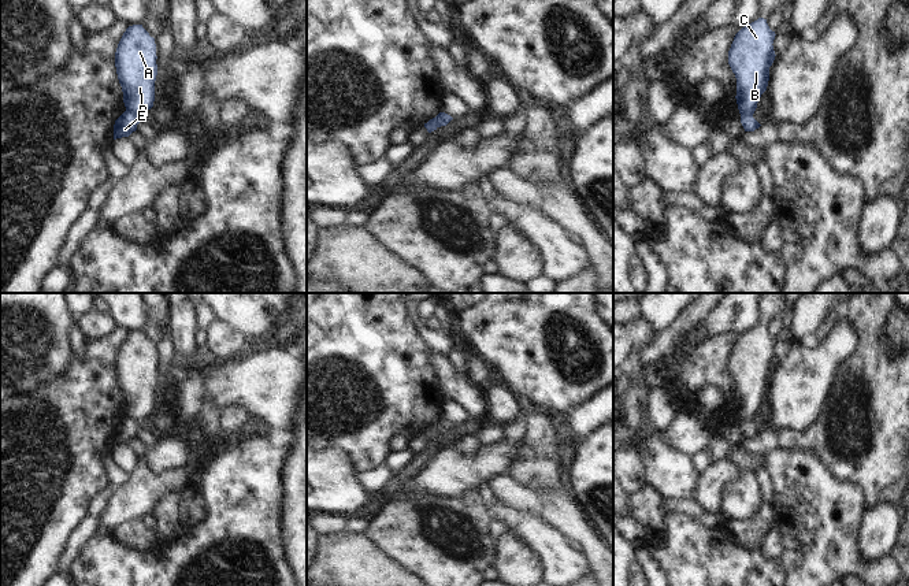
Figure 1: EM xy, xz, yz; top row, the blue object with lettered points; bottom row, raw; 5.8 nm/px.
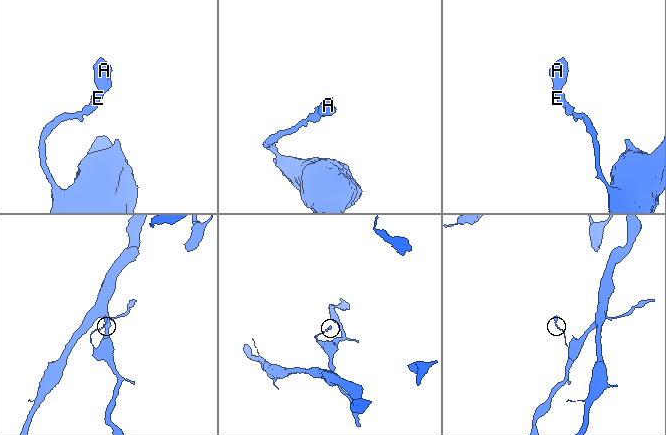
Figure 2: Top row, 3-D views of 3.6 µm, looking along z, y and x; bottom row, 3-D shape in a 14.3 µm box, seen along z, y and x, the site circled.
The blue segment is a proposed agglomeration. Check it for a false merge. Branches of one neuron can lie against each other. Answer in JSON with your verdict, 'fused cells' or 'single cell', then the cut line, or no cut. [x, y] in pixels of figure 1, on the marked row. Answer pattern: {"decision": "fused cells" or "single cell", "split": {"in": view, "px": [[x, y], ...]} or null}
{"decision": "fused cells", "split": {"in": "xy", "px": [[126, 110], [138, 117]]}}

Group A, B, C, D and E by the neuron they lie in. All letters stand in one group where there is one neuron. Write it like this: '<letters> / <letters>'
A B C D / E

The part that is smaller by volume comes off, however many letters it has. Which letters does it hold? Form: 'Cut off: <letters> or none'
Cut off: A, B, C, D

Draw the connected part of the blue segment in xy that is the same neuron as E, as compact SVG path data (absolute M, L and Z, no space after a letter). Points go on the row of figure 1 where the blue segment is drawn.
M125 111L114 125L114 140L129 137L133 131L137 130L137 125L140 123L138 116L133 112Z

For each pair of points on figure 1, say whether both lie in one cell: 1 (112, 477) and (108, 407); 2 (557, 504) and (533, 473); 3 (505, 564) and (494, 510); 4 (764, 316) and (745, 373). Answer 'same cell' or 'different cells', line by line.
1: different cells
2: different cells
3: different cells
4: same cell

